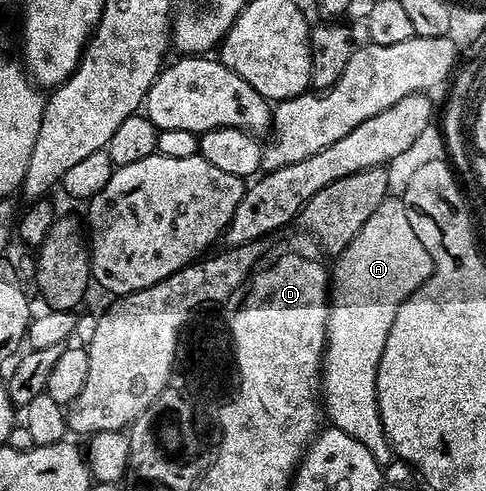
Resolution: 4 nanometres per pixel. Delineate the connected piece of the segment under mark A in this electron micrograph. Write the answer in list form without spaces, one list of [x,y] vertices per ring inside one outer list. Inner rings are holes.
[[[387,197],[379,205],[377,212],[373,212],[373,216],[365,220],[361,232],[353,236],[353,240],[334,262],[333,293],[329,298],[330,309],[327,312],[327,344],[321,367],[321,402],[325,407],[325,418],[330,425],[341,428],[341,432],[349,432],[353,440],[361,440],[361,444],[365,444],[369,452],[373,452],[379,463],[387,464],[387,461],[392,461],[393,451],[383,432],[377,408],[377,368],[397,308],[401,308],[403,301],[426,278],[432,277],[431,258],[410,228],[402,201],[398,197]]]

